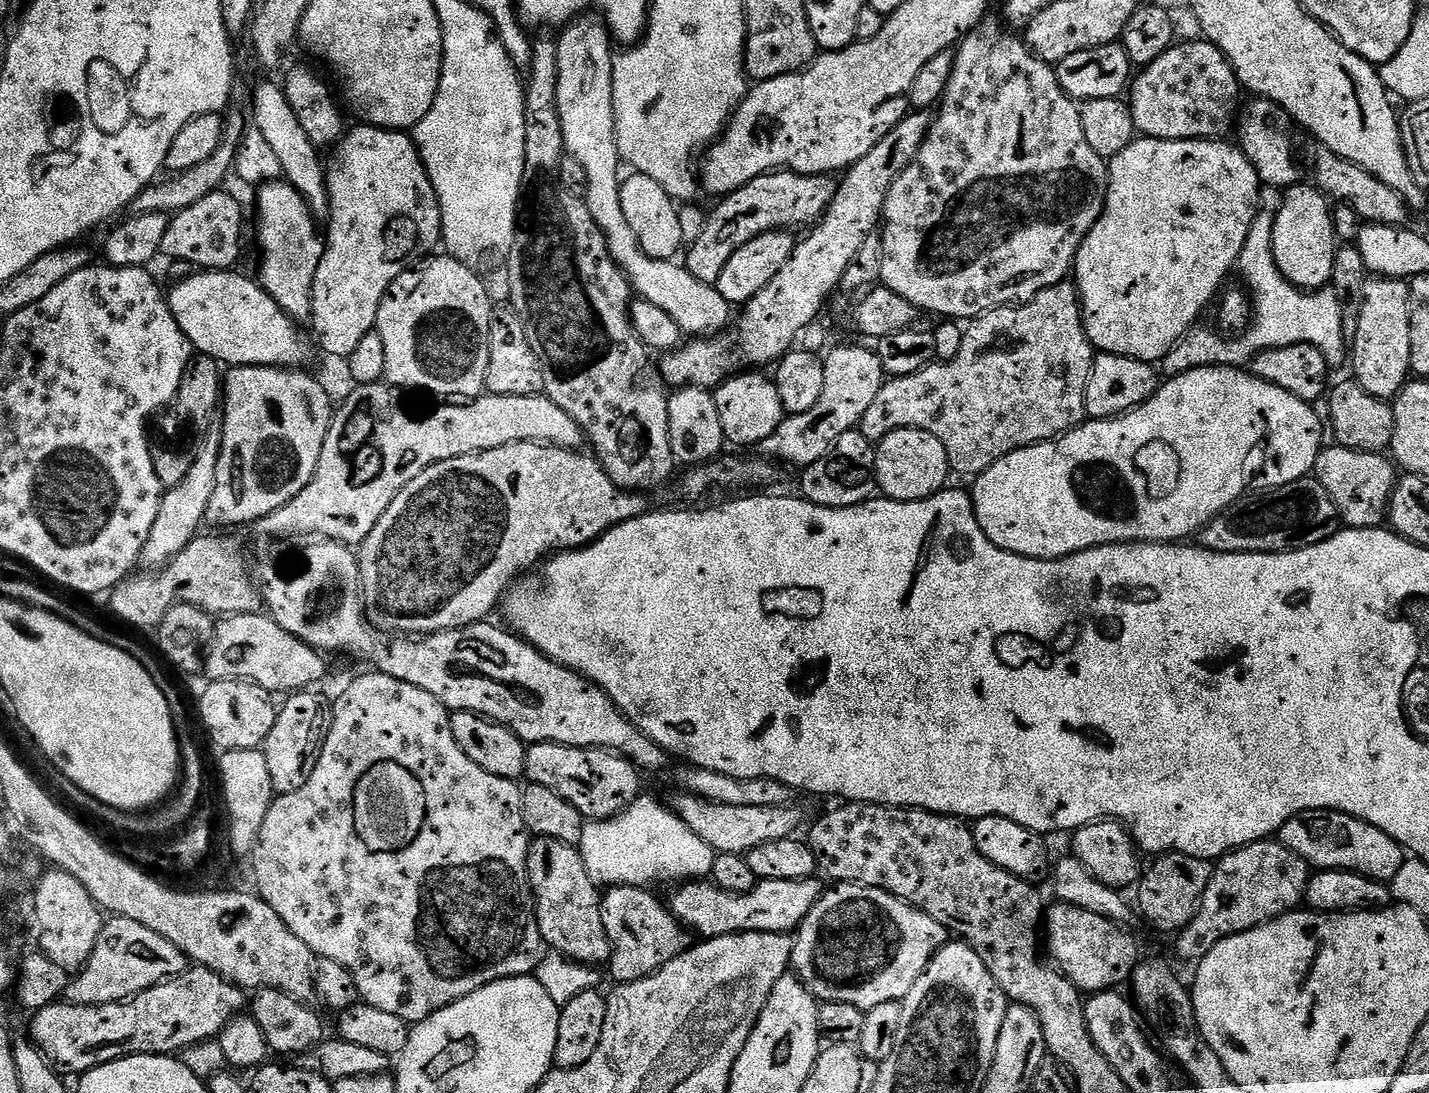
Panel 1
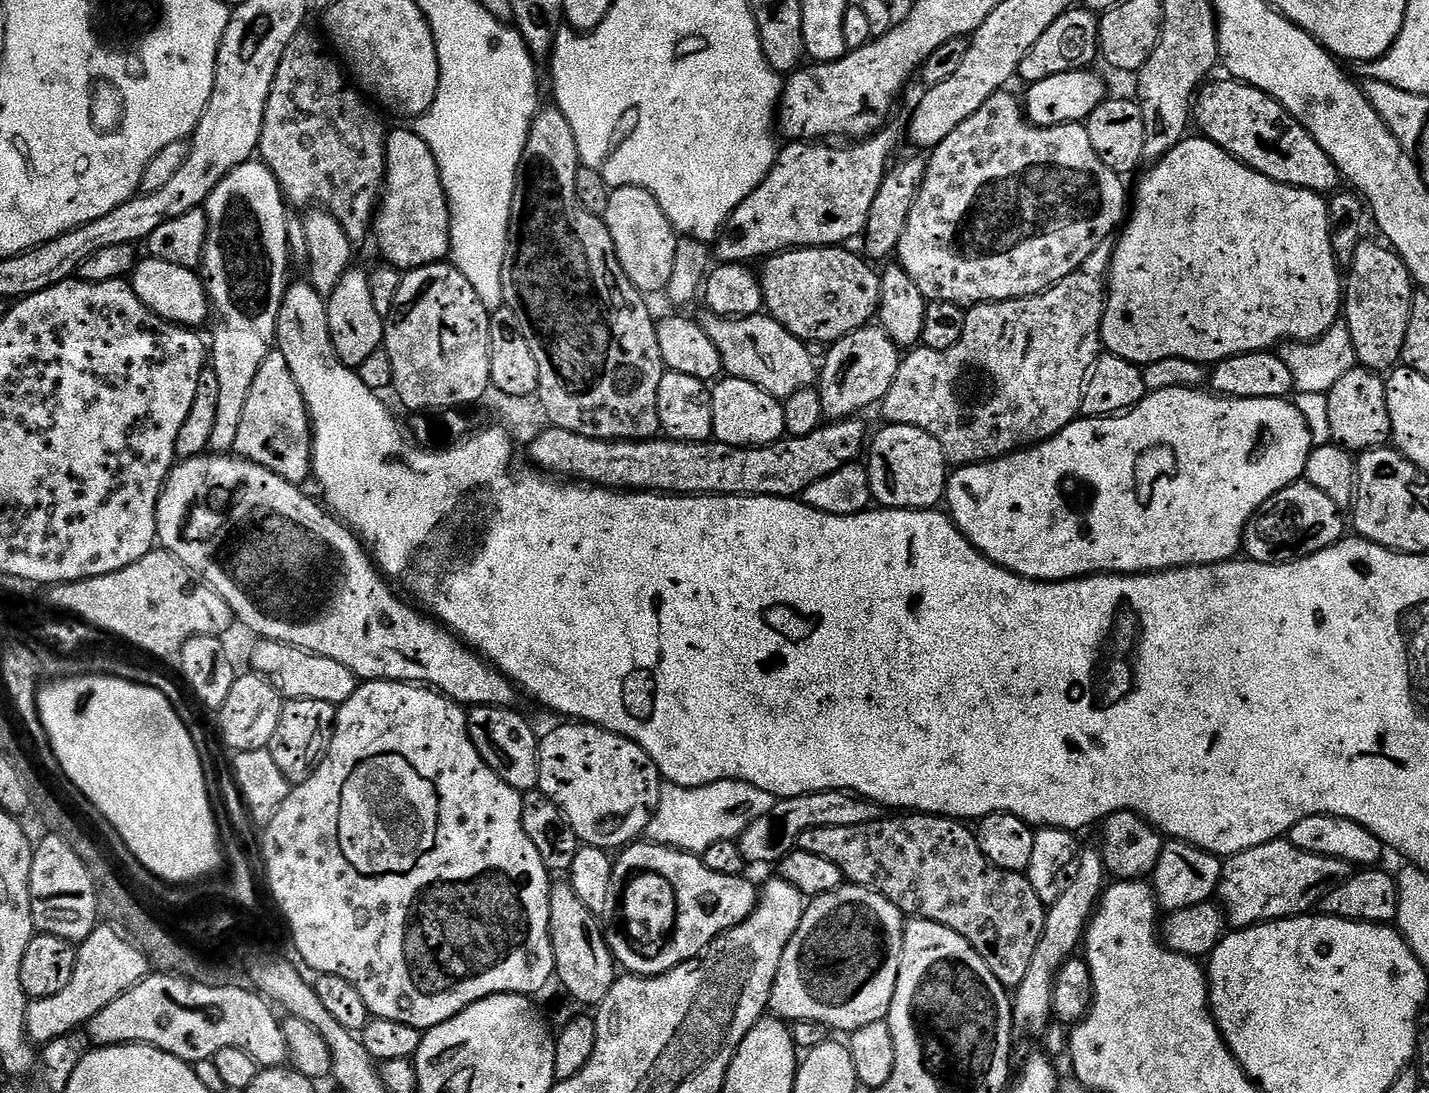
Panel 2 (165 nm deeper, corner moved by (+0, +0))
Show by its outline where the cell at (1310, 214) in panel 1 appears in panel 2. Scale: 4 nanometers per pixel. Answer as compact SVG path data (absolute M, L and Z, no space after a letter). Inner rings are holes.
M1199 134L1189 135L1181 144L1174 146L1174 150L1166 154L1166 158L1151 165L1147 171L1136 188L1136 205L1133 208L1131 205L1130 219L1119 233L1120 241L1115 241L1112 253L1112 271L1108 274L1108 299L1104 306L1104 321L1100 331L1103 347L1111 355L1141 366L1150 362L1162 362L1162 358L1186 358L1190 362L1215 366L1221 360L1228 360L1238 354L1267 352L1275 349L1281 342L1318 340L1341 319L1342 272L1330 246L1332 223L1328 220L1328 200L1321 193L1274 182L1258 174L1241 160L1233 158L1226 150L1222 150L1222 146Z

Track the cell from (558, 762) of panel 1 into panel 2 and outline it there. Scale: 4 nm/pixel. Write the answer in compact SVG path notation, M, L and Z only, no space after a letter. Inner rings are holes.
M560 722L553 732L539 737L540 746L540 782L539 791L550 798L562 810L564 817L584 844L605 850L623 849L639 841L648 831L648 823L658 810L658 798L662 787L662 777L658 766L632 740L614 734L596 724L583 722Z

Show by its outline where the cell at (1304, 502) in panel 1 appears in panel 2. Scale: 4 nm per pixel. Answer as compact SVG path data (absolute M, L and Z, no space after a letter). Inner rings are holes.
M1301 478L1295 484L1286 486L1274 494L1250 518L1250 522L1244 528L1244 543L1242 552L1249 560L1257 560L1263 564L1291 564L1293 560L1301 560L1318 550L1326 550L1330 545L1337 544L1345 535L1344 524L1346 528L1345 513L1335 504L1322 494L1314 486L1310 486L1307 480Z

